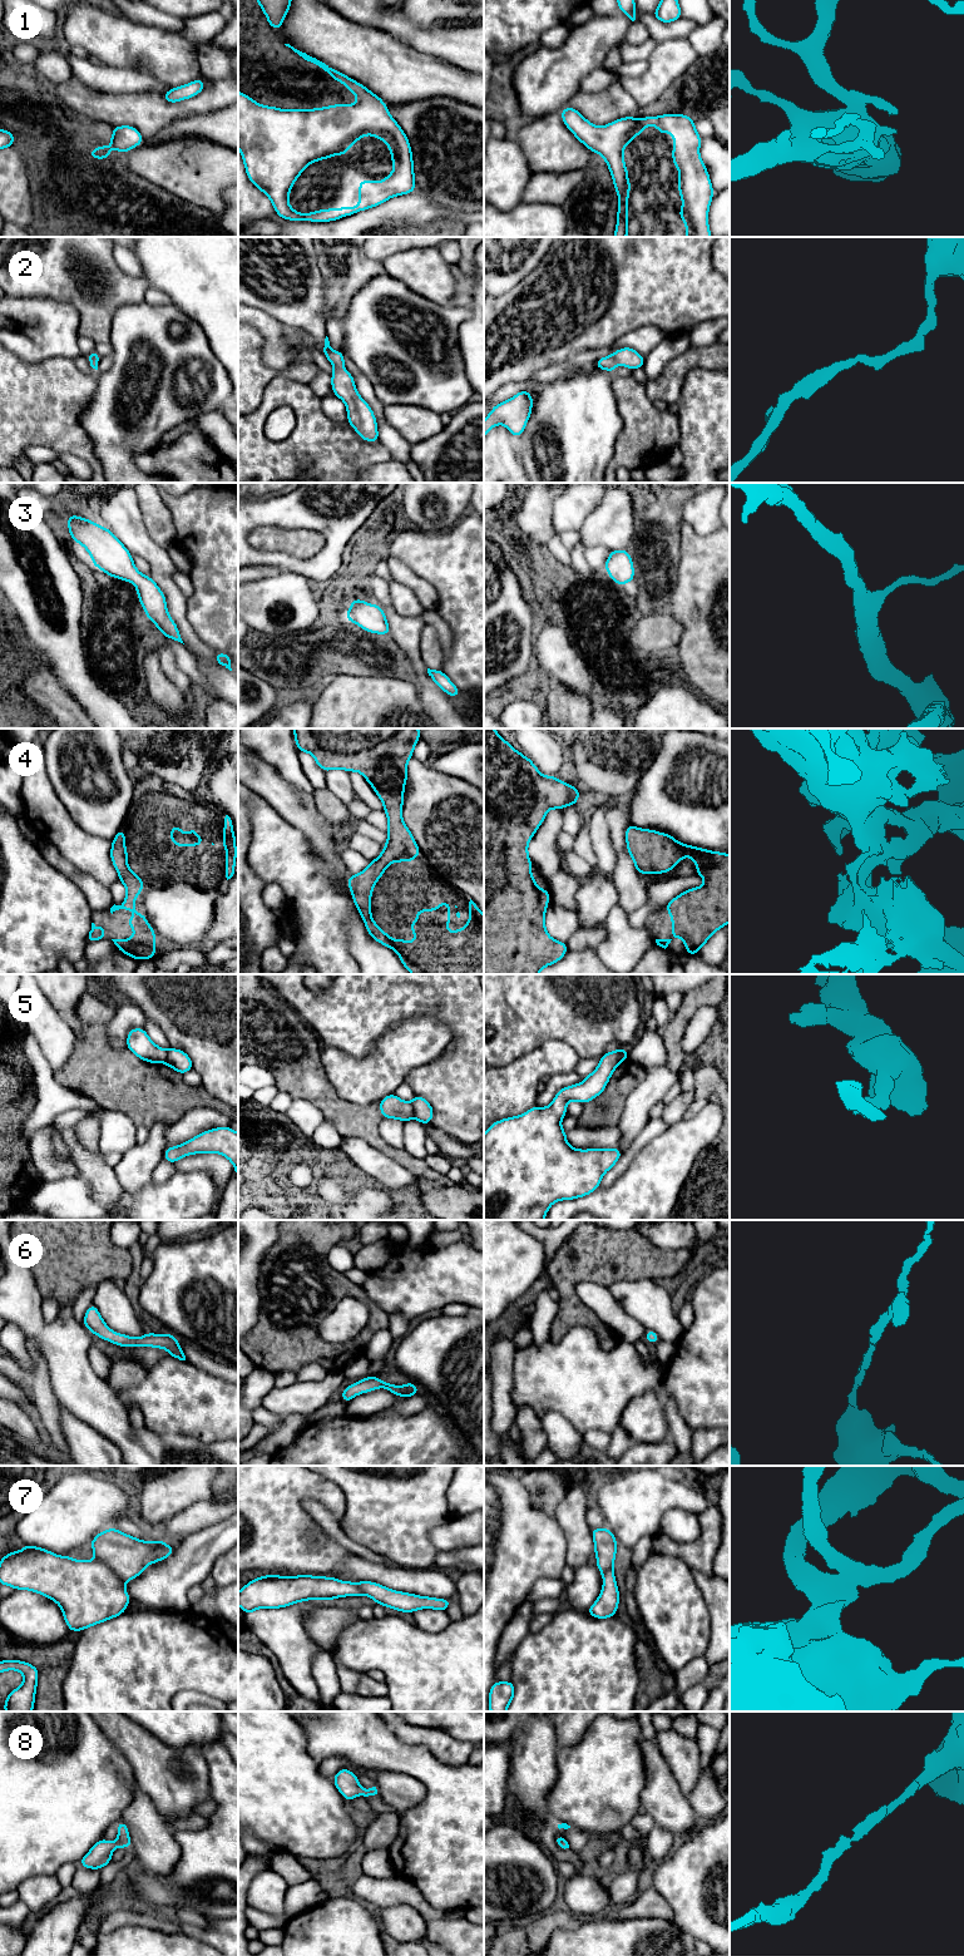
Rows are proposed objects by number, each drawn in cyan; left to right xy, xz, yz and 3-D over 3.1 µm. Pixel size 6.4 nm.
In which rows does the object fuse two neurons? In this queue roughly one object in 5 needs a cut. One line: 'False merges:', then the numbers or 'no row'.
False merges: 5

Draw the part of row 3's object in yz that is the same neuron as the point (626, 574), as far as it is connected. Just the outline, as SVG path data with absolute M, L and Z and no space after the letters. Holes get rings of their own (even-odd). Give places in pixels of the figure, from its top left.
M627 549L609 550L609 557L603 565L612 581L619 586L634 581L633 559Z

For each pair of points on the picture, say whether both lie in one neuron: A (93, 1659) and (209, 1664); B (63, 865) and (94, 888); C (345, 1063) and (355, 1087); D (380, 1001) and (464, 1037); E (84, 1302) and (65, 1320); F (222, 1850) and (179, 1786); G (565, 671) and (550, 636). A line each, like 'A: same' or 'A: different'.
A: same
B: same
C: same
D: same
E: different
F: different
G: same

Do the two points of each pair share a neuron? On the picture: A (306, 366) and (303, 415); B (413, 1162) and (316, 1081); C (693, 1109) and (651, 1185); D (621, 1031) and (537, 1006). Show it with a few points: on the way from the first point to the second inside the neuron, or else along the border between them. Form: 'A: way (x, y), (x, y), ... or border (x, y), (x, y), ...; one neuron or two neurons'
A: border (276, 376), (287, 376), (310, 385); two neurons
B: way (387, 1150), (336, 1106); one neuron
C: border (710, 1101), (693, 1115), (682, 1120); two neurons
D: way (599, 1025), (576, 1018), (563, 1006), (558, 1006); one neuron

